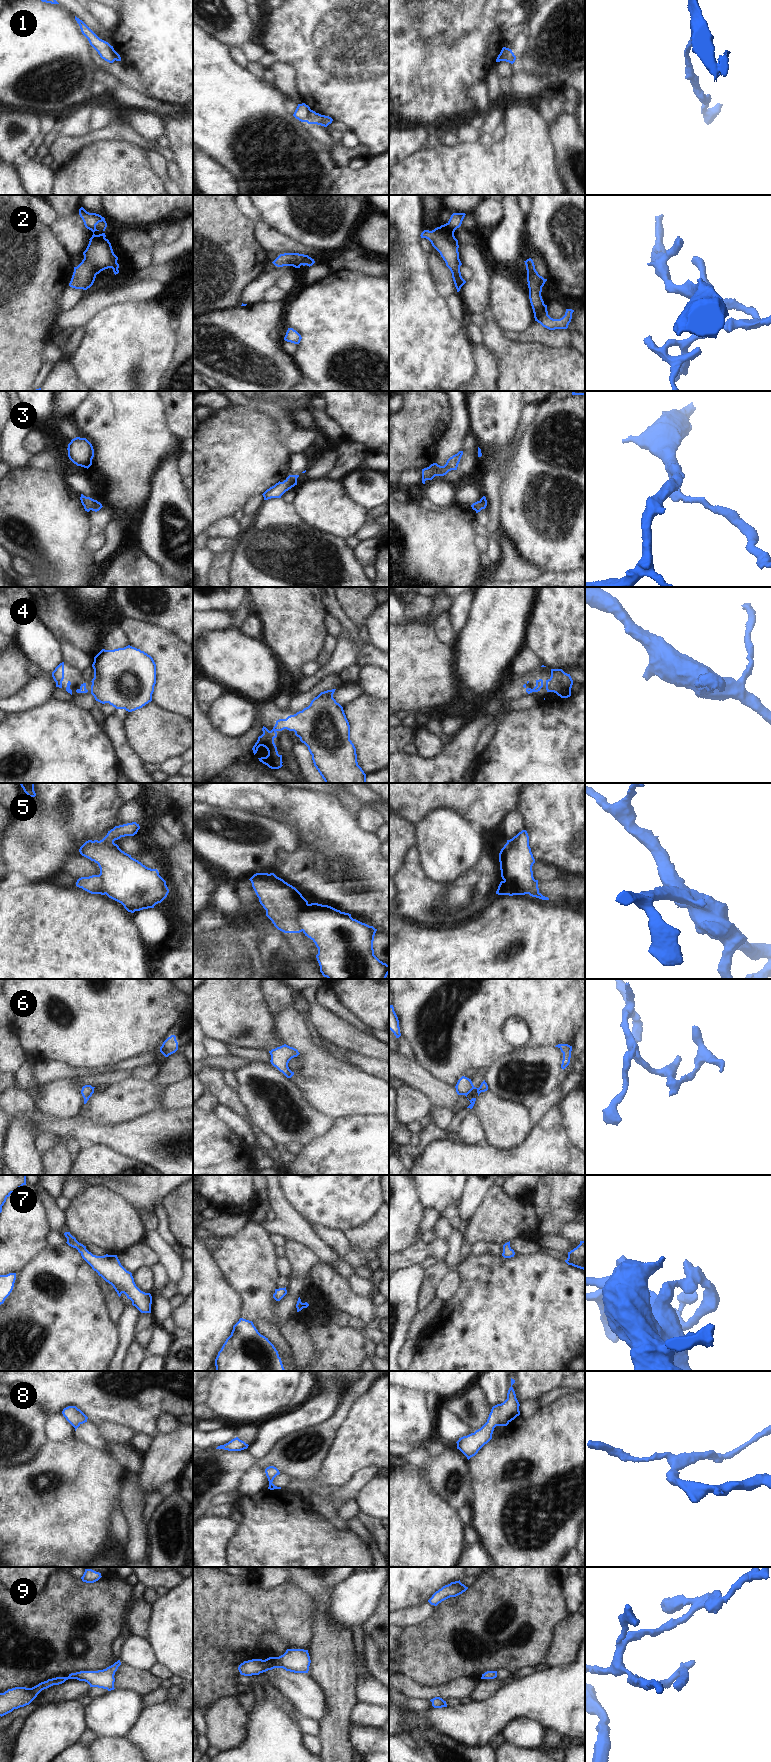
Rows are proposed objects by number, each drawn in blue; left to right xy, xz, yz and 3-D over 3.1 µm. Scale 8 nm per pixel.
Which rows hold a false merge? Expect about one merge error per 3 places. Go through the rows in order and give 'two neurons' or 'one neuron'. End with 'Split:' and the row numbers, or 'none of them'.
1: two neurons
2: one neuron
3: two neurons
4: one neuron
5: two neurons
6: one neuron
7: one neuron
8: one neuron
9: one neuron
Split: 1, 3, 5

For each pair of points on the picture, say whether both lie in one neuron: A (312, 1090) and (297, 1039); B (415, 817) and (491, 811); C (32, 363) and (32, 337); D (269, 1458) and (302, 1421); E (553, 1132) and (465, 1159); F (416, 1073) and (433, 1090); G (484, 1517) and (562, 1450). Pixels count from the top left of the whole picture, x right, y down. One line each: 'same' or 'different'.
A: same
B: same
C: same
D: different
E: same
F: same
G: same

